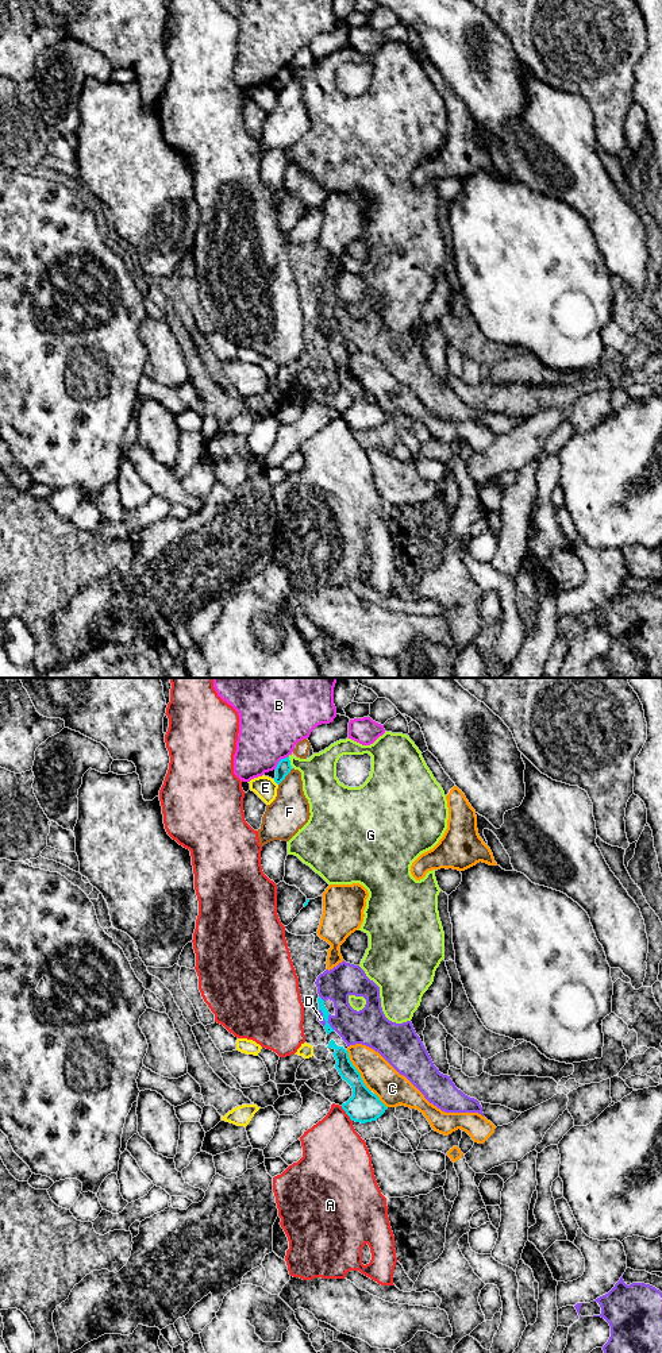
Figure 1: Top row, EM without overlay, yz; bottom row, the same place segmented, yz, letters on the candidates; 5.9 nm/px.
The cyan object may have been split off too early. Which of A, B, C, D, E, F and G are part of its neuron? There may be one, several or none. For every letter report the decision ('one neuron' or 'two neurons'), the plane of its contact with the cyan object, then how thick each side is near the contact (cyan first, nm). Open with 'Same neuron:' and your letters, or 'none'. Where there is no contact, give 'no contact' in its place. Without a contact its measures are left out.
Same neuron: none
A: two neurons | yz | 190/360 nm
B: two neurons | yz | 90/400 nm
C: two neurons | yz | 190/200 nm
D: two neurons | yz | 50/40 nm
E: two neurons | yz | 90/140 nm
F: two neurons | yz | 90/240 nm
G: two neurons | yz | 90/220 nm

